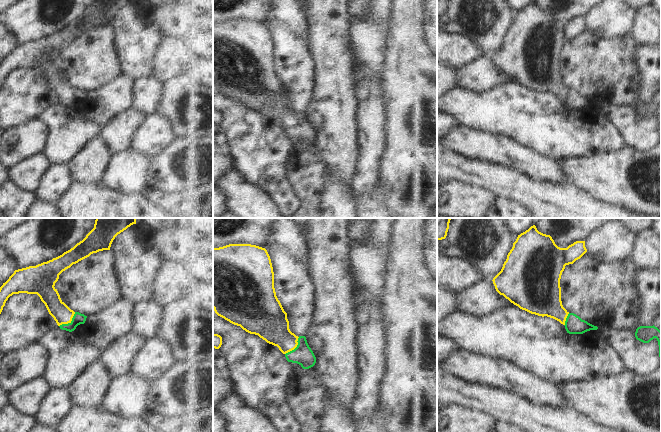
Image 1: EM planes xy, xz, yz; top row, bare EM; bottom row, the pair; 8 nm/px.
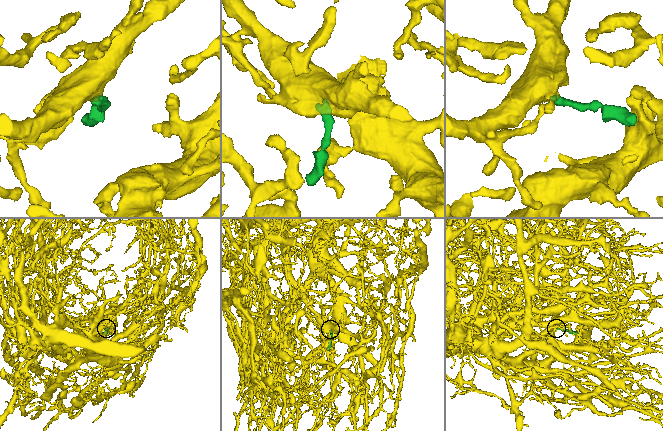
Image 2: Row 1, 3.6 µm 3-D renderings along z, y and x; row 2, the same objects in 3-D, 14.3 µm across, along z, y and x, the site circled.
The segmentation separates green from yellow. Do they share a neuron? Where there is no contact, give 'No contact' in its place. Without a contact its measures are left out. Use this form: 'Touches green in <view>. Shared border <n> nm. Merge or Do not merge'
Touches green in xy. Shared border 180 nm. Merge

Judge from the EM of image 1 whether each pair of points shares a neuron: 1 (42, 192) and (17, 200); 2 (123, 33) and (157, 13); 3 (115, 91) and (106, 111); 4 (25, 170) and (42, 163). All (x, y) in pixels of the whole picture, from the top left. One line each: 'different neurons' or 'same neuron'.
1: different neurons
2: different neurons
3: same neuron
4: same neuron

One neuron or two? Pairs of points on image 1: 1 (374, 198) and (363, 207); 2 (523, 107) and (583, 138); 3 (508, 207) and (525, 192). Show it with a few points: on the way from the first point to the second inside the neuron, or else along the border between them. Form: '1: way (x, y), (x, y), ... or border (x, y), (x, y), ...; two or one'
1: way (371, 201), (366, 206); one
2: way (538, 121), (554, 132), (568, 133); one
3: border (497, 197), (510, 199), (524, 207); two

